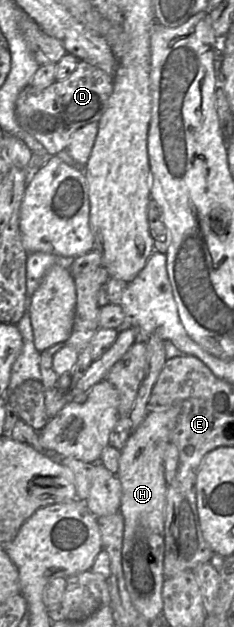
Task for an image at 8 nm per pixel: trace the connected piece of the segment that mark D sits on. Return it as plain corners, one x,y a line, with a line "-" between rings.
79,60
75,71
67,79
56,80
42,90
32,85
24,88
16,100
16,118
19,125
39,141
49,155
56,155
67,148
73,134
79,128
100,120
112,91
112,75
84,60

